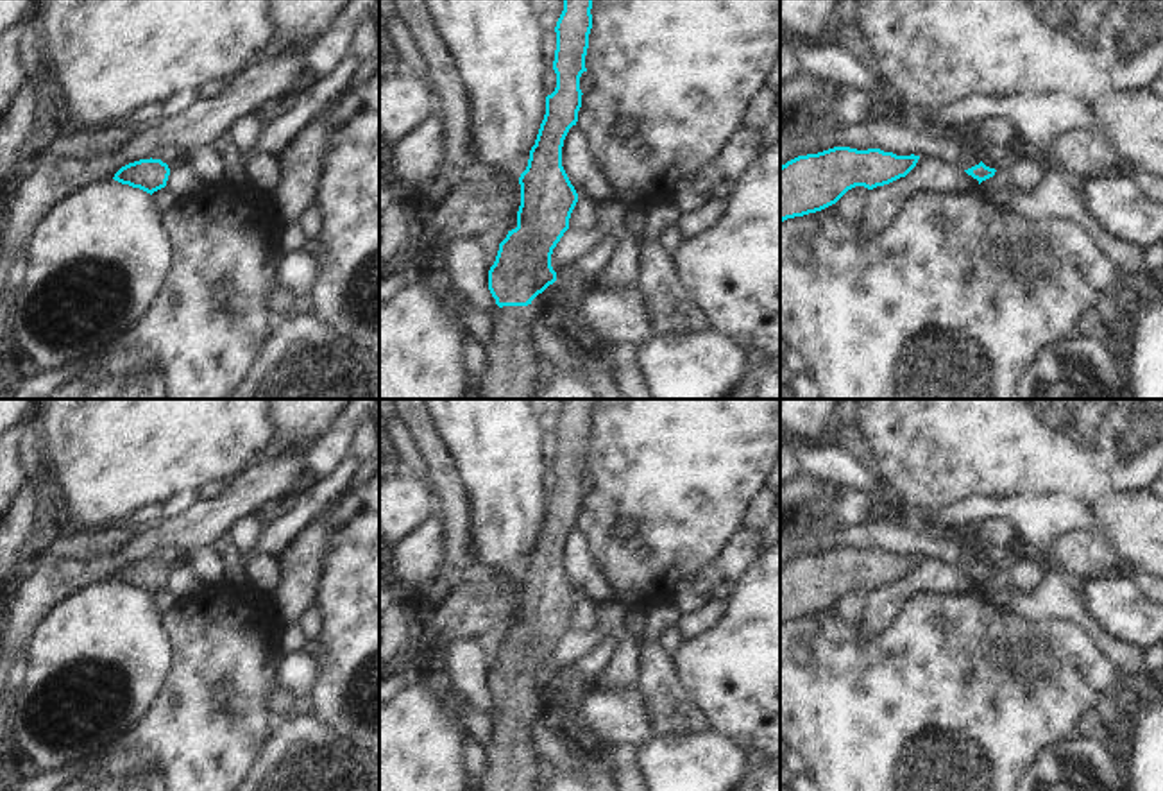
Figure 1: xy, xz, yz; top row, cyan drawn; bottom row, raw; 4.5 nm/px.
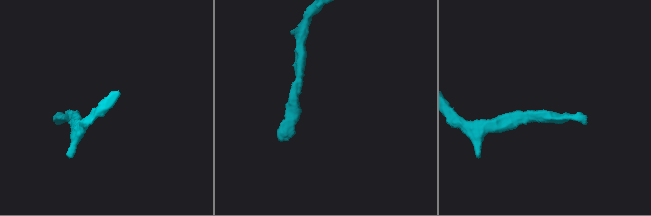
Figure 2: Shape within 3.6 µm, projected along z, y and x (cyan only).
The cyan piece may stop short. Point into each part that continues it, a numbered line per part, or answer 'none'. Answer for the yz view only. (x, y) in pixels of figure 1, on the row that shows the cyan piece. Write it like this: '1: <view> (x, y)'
none.

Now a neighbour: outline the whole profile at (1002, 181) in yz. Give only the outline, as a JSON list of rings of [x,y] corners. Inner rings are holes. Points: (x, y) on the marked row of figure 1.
[[[997,170],[995,175],[982,181],[979,188],[989,193],[1002,193],[1007,190],[1016,190],[1009,170]]]

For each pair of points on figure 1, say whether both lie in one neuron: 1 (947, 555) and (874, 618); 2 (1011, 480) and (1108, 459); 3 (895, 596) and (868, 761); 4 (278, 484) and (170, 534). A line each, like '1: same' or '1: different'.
1: different
2: same
3: different
4: same

